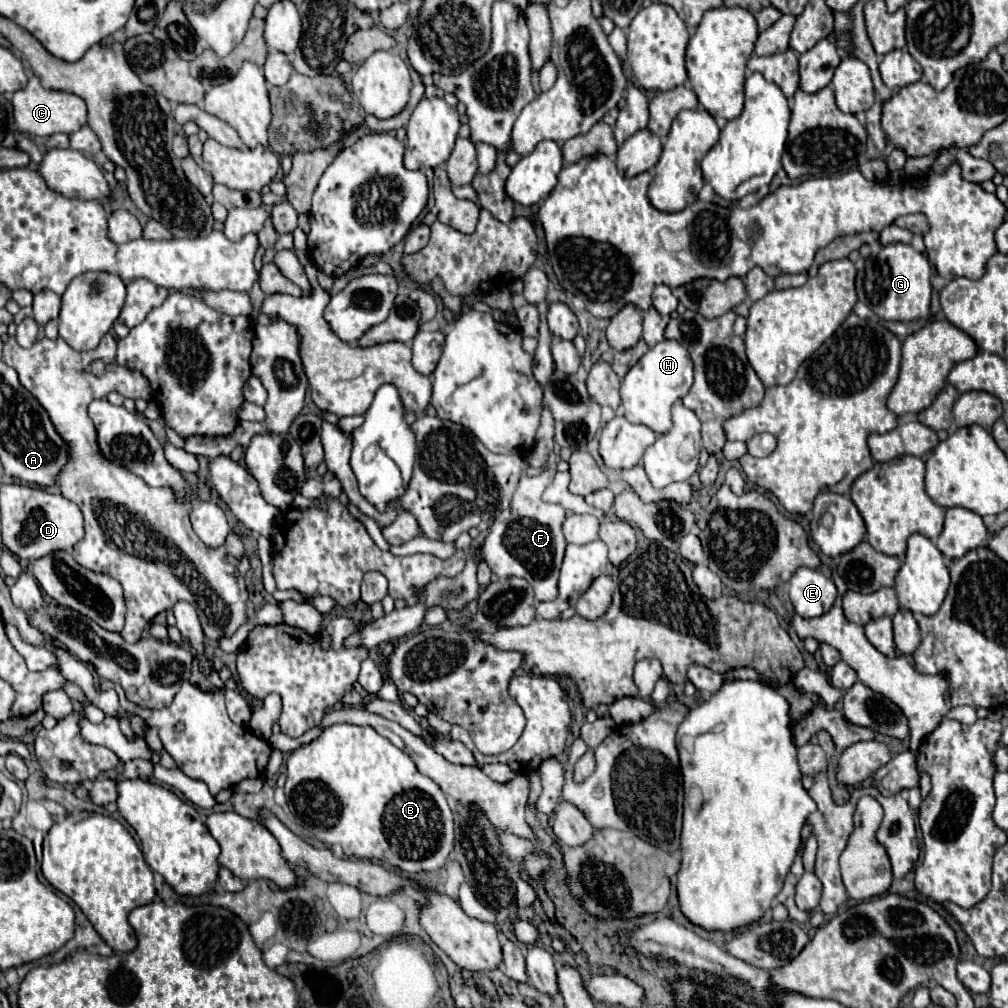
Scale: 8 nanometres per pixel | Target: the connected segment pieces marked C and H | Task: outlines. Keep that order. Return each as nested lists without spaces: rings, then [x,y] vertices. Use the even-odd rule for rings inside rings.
[[[30,77],[28,85],[14,93],[12,97],[14,107],[14,121],[20,133],[28,133],[34,137],[50,137],[54,133],[76,133],[80,127],[86,125],[86,103],[72,93],[62,91],[46,91],[40,85],[38,77]]]
[[[664,339],[662,343],[648,349],[634,367],[620,381],[620,397],[624,417],[630,423],[640,423],[650,427],[654,433],[666,433],[672,427],[670,407],[682,399],[692,387],[692,359],[688,351],[674,339]]]

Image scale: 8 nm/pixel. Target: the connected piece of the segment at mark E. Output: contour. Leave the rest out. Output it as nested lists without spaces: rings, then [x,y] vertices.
[[[800,567],[790,579],[790,601],[794,611],[804,617],[820,617],[824,615],[838,595],[836,585],[830,577],[826,577],[820,569]]]

